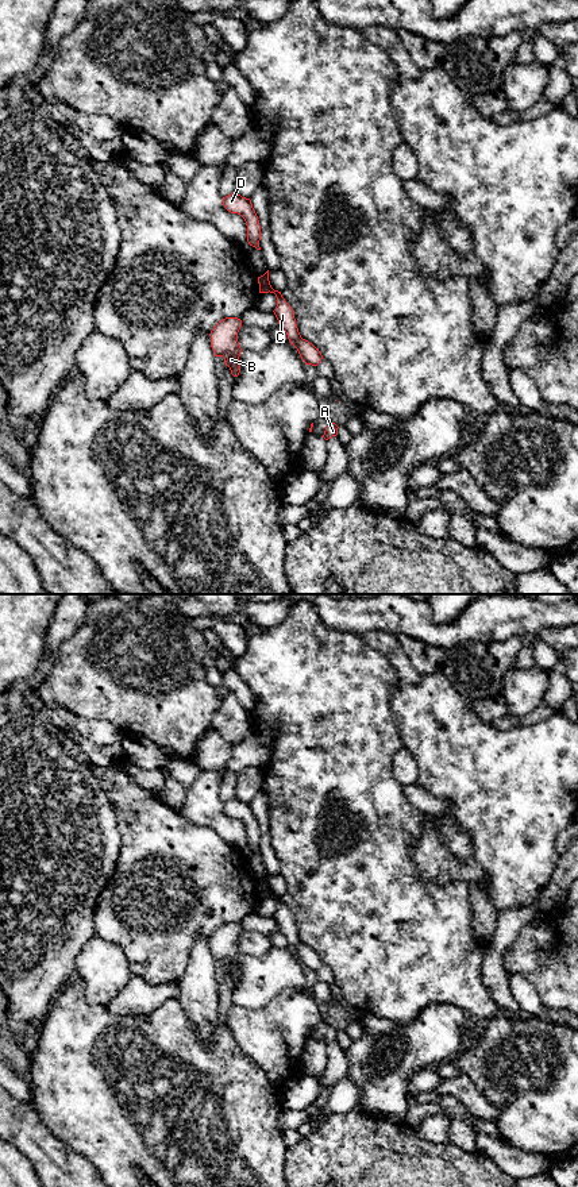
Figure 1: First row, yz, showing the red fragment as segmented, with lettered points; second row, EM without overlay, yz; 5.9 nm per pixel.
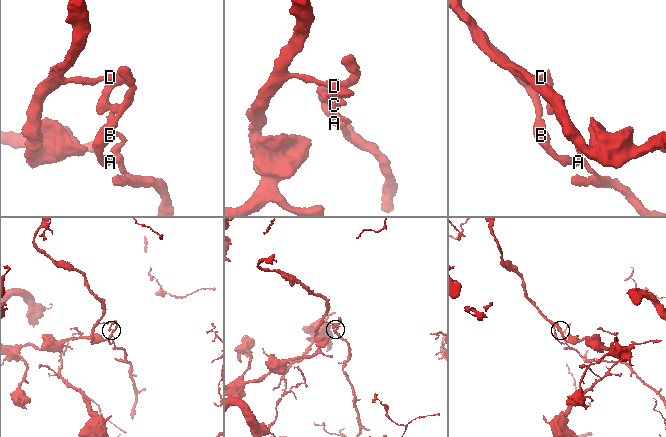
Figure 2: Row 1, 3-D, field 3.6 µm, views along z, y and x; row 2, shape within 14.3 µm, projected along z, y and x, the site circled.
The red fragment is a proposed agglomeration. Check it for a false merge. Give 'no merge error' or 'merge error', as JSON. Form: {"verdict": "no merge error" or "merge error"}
{"verdict": "merge error"}

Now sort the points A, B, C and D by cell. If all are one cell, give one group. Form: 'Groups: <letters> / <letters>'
Groups: A B C / D

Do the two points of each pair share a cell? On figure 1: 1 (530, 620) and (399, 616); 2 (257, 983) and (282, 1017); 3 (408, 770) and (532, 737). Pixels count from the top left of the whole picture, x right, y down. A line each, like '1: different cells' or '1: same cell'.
1: same cell
2: different cells
3: different cells

